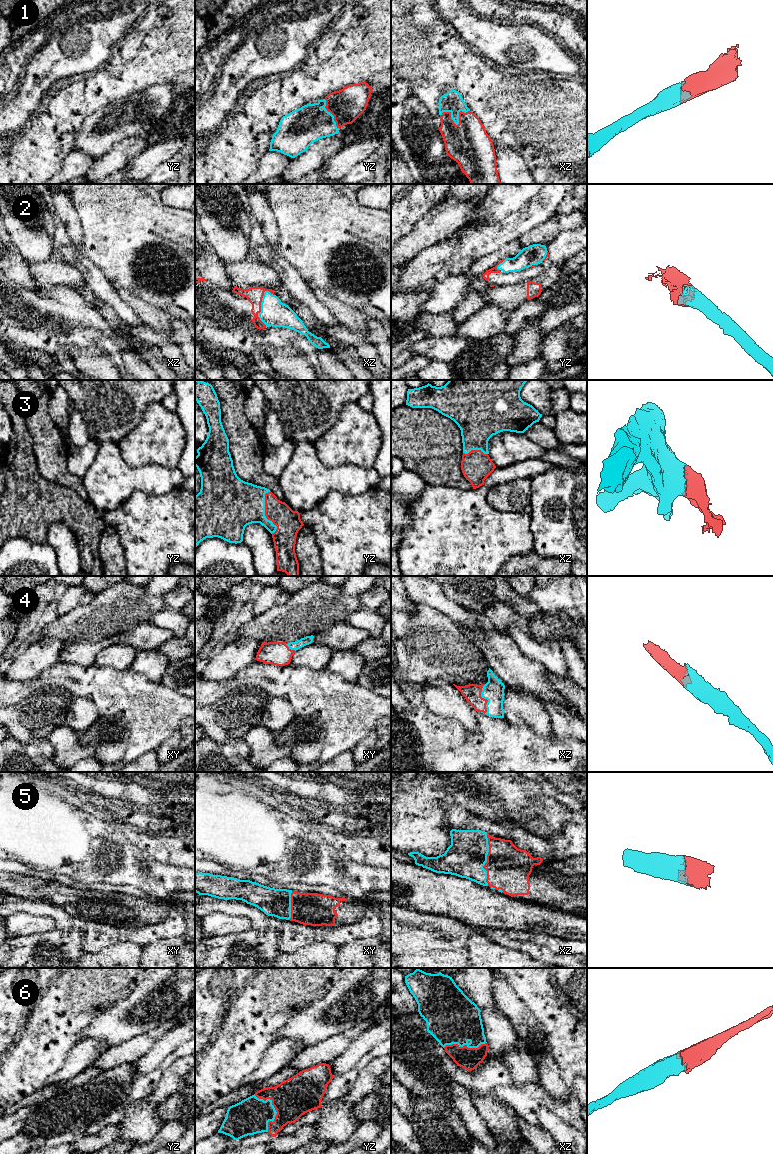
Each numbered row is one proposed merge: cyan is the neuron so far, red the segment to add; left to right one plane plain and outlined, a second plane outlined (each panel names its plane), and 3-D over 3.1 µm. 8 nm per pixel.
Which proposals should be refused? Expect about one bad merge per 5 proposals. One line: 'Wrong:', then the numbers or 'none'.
Wrong: none

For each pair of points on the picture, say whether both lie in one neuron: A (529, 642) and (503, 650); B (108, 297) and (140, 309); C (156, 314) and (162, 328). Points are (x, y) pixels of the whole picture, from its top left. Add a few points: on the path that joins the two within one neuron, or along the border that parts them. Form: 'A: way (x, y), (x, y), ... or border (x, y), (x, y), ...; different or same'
A: border (508, 634), (525, 655), (536, 660); different
B: border (121, 298), (140, 320); different
C: way (156, 317), (162, 325); same

